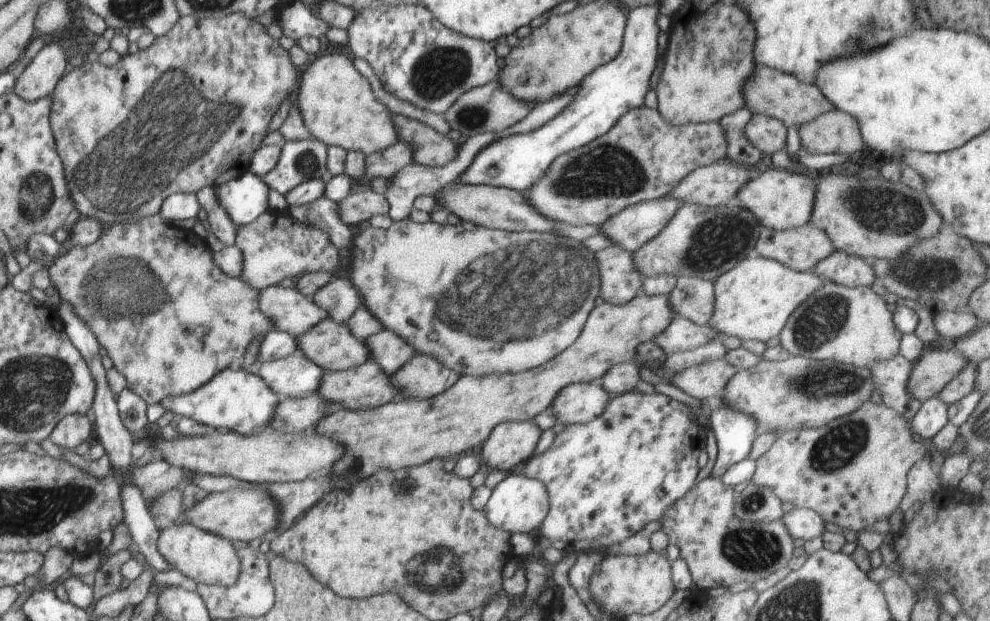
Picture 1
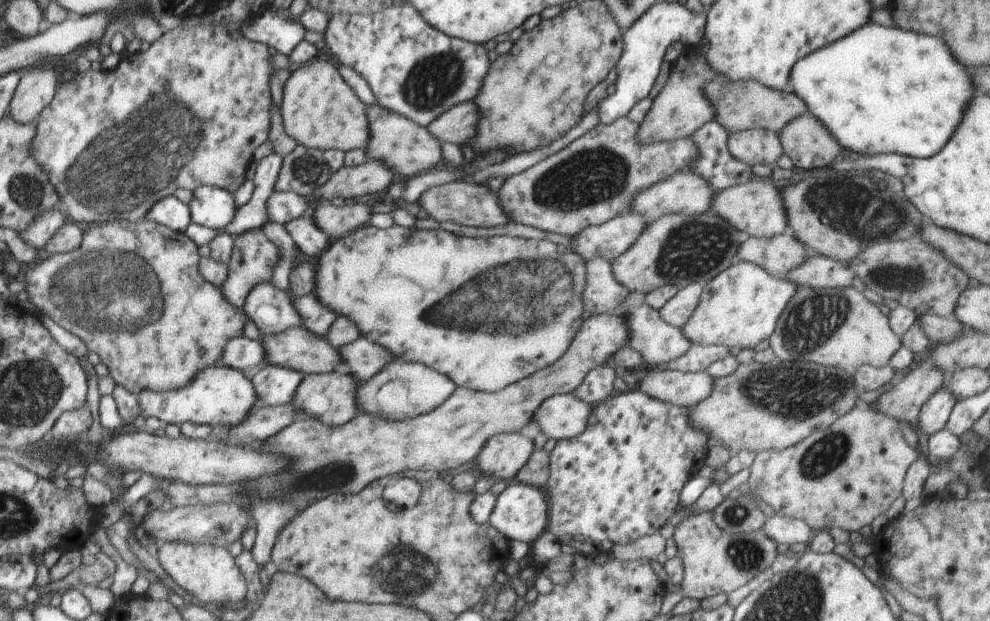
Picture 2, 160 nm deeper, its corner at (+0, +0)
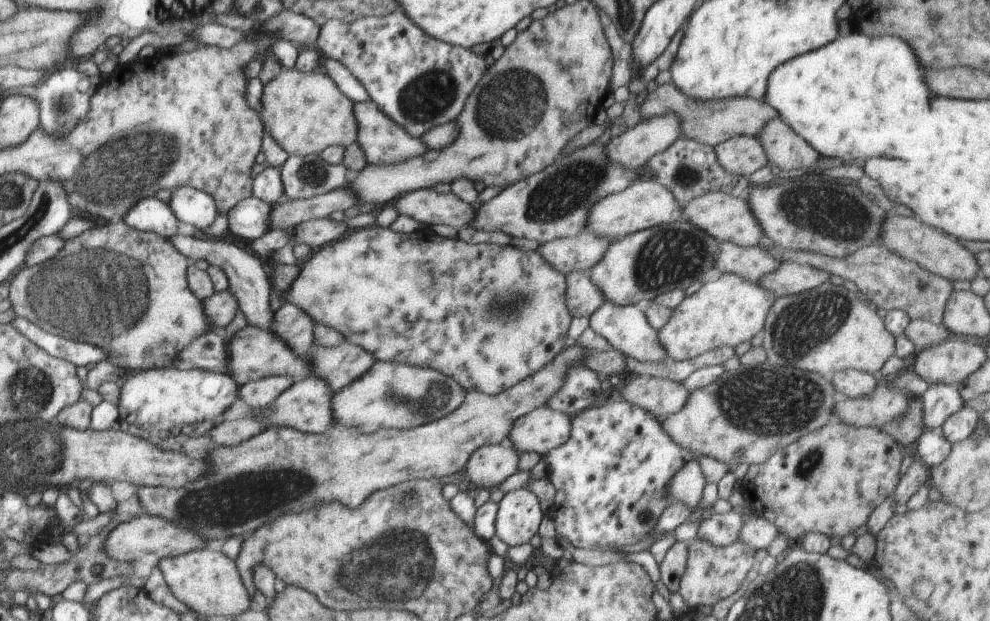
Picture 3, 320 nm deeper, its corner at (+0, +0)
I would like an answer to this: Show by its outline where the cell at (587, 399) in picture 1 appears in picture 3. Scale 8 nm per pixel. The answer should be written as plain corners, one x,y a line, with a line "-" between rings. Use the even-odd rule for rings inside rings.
544,406
516,420
508,438
521,453
536,452
544,458
549,451
565,444
570,434
572,416

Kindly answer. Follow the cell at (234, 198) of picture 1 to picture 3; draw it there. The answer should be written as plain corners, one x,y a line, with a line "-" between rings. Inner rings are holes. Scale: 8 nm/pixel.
174,187
168,204
178,221
196,229
208,228
219,216
215,200
207,192
194,187

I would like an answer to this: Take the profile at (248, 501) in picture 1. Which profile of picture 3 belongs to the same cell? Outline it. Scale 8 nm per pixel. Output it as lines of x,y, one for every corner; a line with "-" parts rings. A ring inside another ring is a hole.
148,513
113,527
112,532
106,538
106,542
104,542
104,550
106,550
108,558
112,558
112,560
133,562
144,558
147,553
156,554
162,559
204,549
207,544
208,542
202,540
194,530
182,528
182,526
174,524
172,520
166,520
166,518
161,518
160,516
151,516

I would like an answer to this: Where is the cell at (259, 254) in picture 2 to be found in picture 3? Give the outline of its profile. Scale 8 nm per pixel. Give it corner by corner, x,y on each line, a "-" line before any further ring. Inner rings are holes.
230,288
224,292
216,292
207,300
204,300
204,314
210,320
211,330
223,332
235,318
239,310
236,296
232,294

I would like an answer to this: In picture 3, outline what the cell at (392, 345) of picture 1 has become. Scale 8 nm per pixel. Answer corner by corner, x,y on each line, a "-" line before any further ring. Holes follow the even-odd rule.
347,340
334,347
318,345
306,358
310,360
311,372
314,372
317,378
330,382
334,393
364,376
376,362
370,352

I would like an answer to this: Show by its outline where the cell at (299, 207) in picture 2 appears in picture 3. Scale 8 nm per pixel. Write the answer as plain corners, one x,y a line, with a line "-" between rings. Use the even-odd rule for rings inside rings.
254,196
241,200
228,212
228,232
244,240
256,240
270,231
270,211
274,205

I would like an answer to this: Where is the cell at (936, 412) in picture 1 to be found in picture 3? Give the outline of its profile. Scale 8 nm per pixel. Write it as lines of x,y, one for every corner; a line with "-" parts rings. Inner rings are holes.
932,384
920,396
922,408
922,422
928,431
940,430
944,422
952,414
963,408
963,399
956,386
948,384

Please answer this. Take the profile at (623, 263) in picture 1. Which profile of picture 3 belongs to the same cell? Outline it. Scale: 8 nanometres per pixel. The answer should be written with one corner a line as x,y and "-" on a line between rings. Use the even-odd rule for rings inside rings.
589,270
571,272
566,275
566,280
568,280
566,300
573,318
590,318
606,302
600,288
590,280

